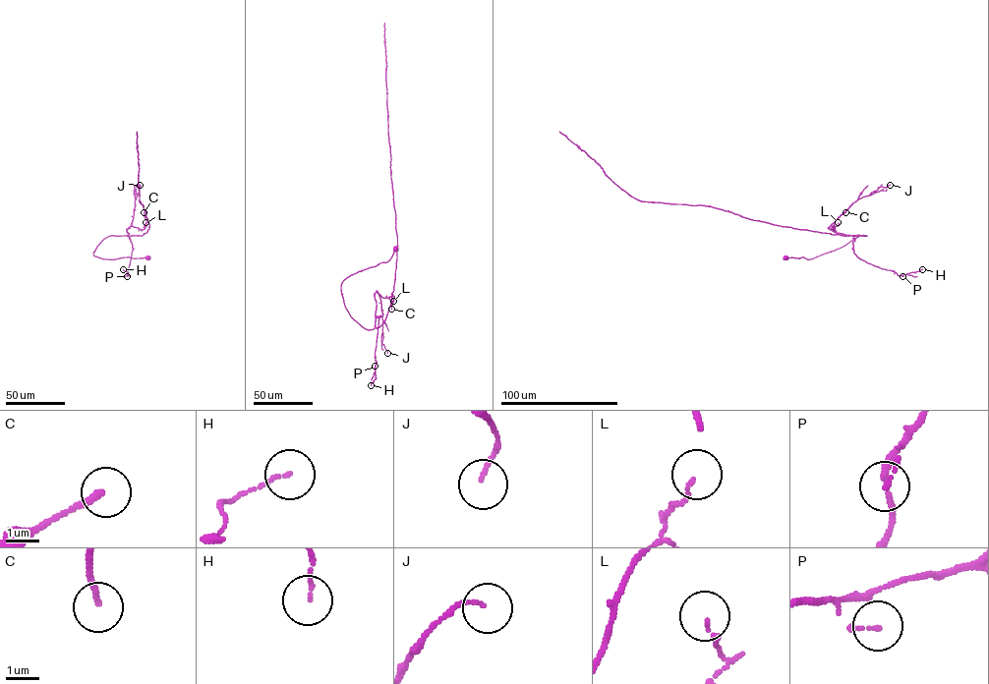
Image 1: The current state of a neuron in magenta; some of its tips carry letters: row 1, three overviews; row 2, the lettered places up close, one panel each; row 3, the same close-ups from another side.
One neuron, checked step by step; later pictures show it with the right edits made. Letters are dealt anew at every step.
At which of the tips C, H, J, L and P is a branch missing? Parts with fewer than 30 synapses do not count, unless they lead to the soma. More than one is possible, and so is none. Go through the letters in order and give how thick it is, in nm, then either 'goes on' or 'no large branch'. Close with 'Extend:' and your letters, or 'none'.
C: 190 nm | no large branch
H: 90 nm | no large branch
J: 100 nm | no large branch
L: 120 nm | no large branch
P: 100 nm | no large branch
Extend: none

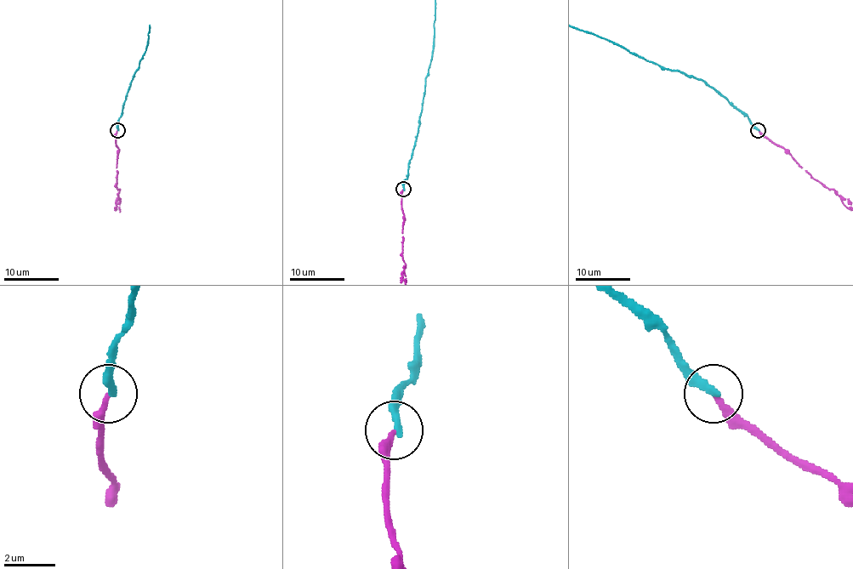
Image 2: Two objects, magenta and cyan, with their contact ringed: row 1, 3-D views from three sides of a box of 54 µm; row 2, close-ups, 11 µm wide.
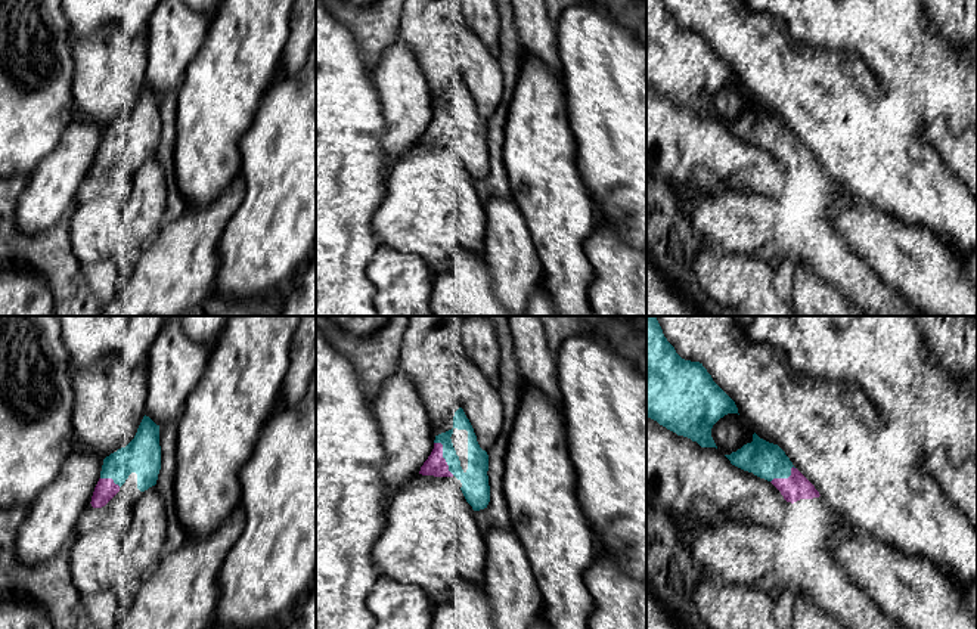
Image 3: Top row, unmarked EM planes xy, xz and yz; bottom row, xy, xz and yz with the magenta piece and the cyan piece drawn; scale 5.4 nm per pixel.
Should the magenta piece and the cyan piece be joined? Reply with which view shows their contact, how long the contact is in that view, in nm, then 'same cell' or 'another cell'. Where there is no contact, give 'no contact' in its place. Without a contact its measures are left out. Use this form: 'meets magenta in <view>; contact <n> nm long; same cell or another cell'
meets magenta in xz; contact 220 nm long; same cell

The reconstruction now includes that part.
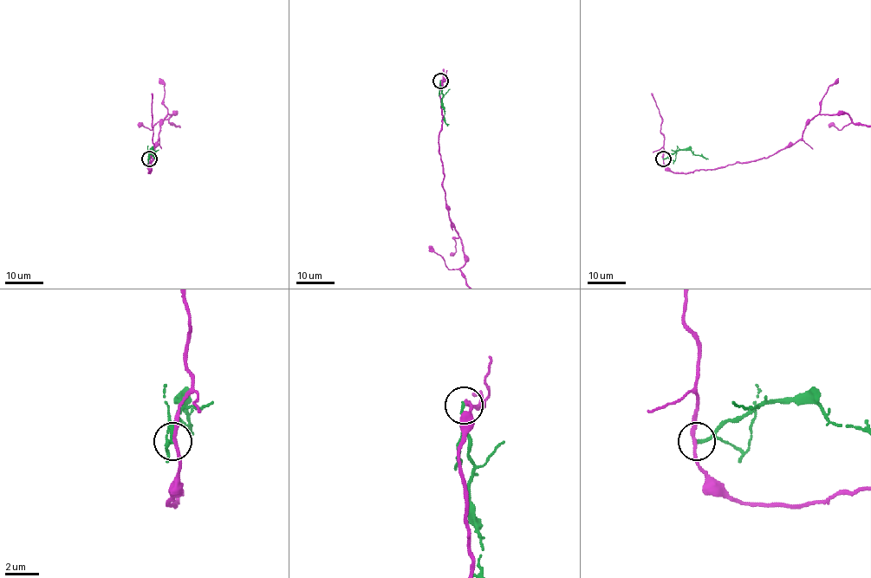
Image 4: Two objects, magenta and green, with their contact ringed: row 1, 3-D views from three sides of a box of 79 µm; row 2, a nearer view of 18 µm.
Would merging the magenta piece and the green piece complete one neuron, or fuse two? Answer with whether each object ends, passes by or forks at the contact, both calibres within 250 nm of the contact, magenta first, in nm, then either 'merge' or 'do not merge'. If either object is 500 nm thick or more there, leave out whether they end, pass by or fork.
magenta passes by; green ends there; 190 nm thick on the magenta side, 180 nm on the other; do not merge

